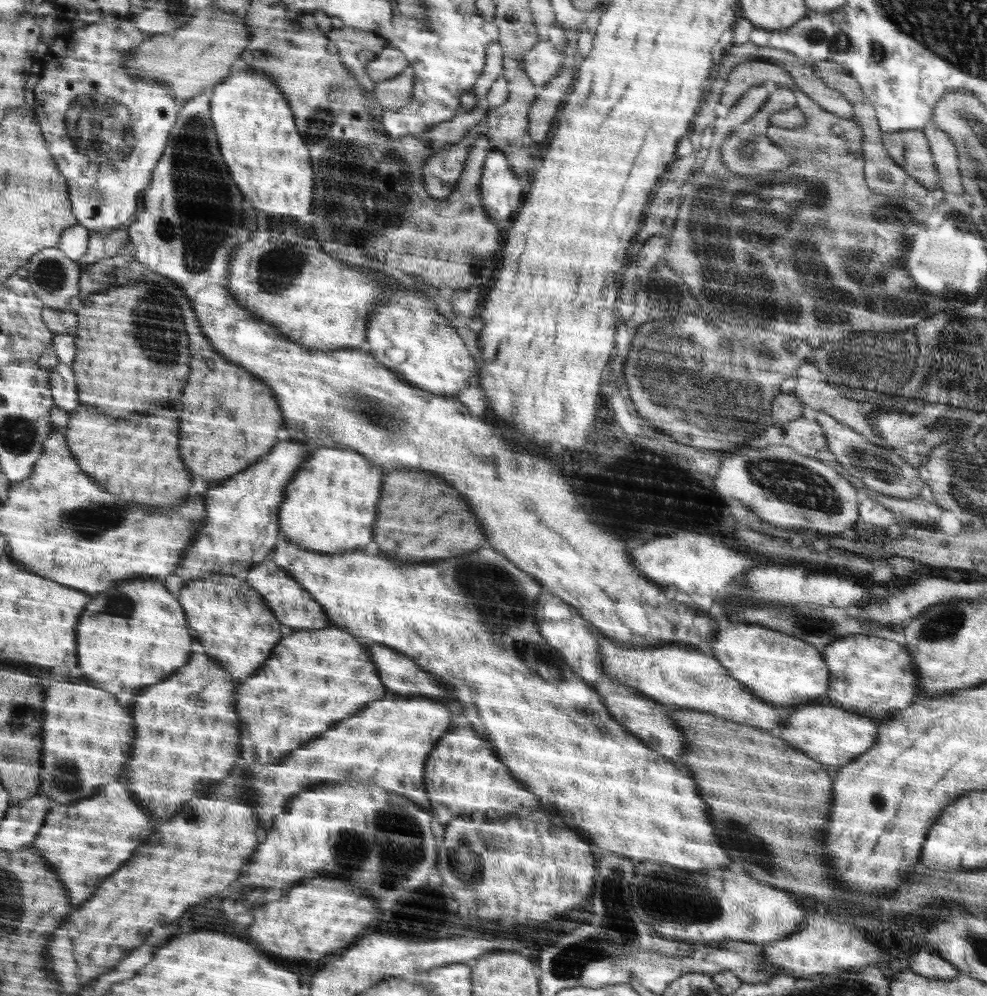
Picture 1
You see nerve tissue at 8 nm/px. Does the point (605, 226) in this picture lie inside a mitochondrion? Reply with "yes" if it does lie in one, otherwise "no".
no

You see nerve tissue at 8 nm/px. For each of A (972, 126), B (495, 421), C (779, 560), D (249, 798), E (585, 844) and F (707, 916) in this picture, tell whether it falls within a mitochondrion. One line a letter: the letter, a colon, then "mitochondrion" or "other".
A: mitochondrion
B: other
C: other
D: other
E: other
F: mitochondrion

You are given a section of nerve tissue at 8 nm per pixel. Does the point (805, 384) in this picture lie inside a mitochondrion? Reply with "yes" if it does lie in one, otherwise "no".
no

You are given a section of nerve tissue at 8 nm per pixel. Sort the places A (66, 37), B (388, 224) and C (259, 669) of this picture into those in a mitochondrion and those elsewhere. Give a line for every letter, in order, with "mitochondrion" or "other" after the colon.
A: other
B: mitochondrion
C: other

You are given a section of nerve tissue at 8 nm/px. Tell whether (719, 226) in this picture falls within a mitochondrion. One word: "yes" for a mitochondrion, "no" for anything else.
yes

